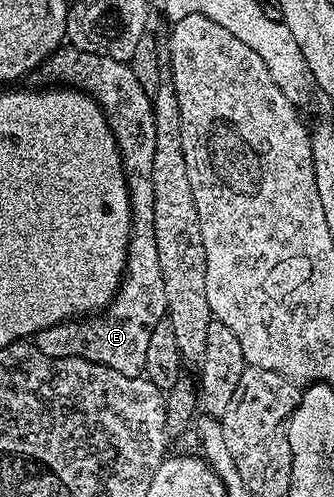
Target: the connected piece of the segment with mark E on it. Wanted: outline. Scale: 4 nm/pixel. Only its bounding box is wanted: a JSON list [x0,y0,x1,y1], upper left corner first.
[35,44,167,377]

